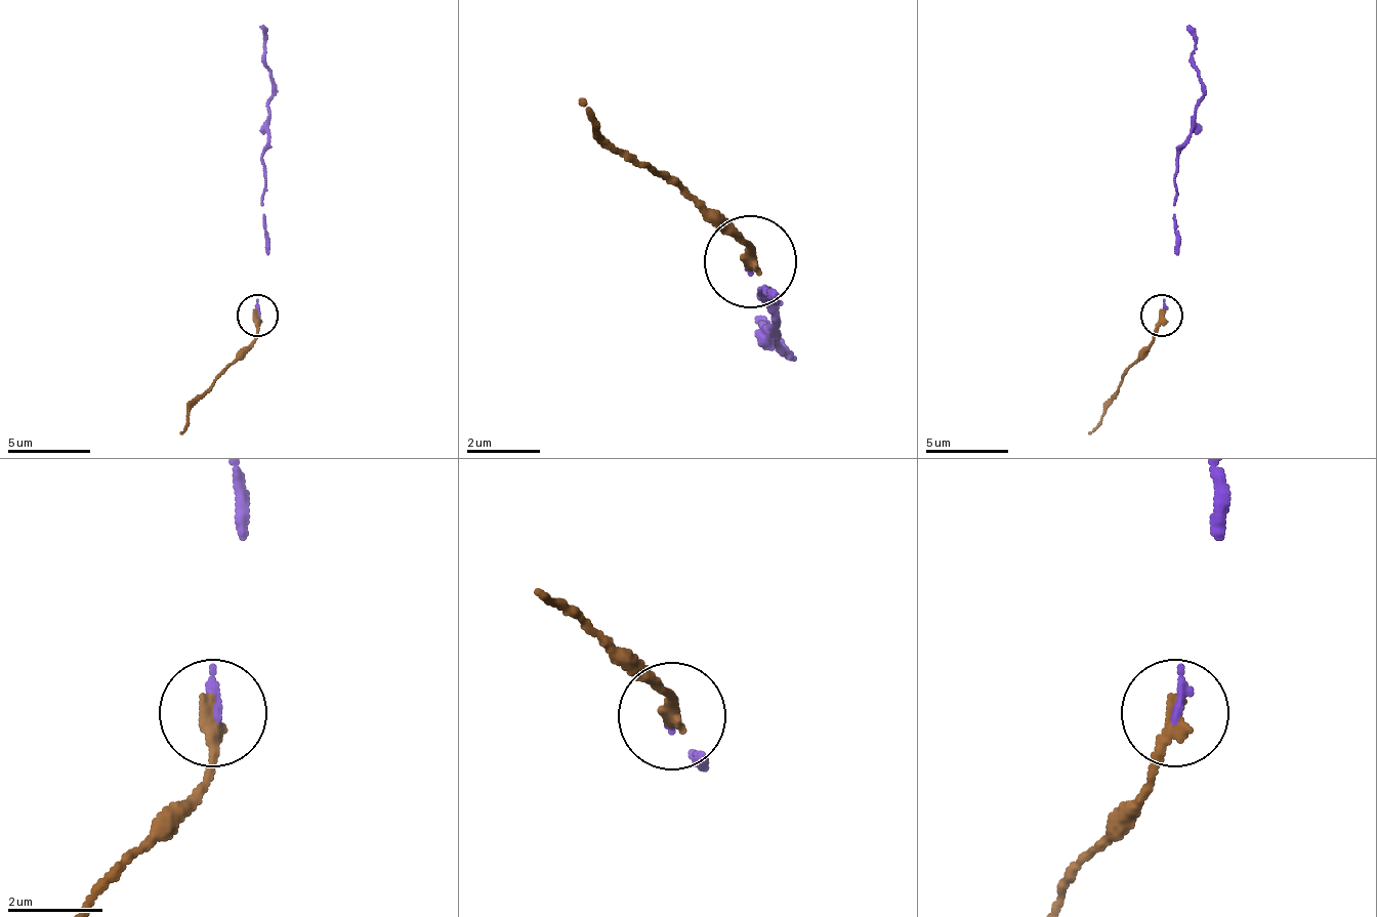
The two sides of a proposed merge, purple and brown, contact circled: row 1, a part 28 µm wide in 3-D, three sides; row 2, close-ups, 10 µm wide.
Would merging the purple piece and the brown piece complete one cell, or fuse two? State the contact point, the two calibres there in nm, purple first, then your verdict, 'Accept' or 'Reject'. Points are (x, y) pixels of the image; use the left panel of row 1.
Place: (257, 316). Thickness 180 nm (purple) against 300 nm. Accept

